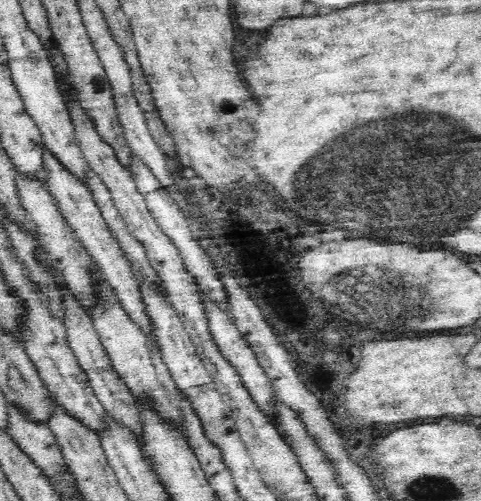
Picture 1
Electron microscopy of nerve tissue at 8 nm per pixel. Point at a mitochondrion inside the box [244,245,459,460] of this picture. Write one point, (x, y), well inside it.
(373, 276)

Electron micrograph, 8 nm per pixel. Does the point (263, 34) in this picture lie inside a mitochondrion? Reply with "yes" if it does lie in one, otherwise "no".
no

